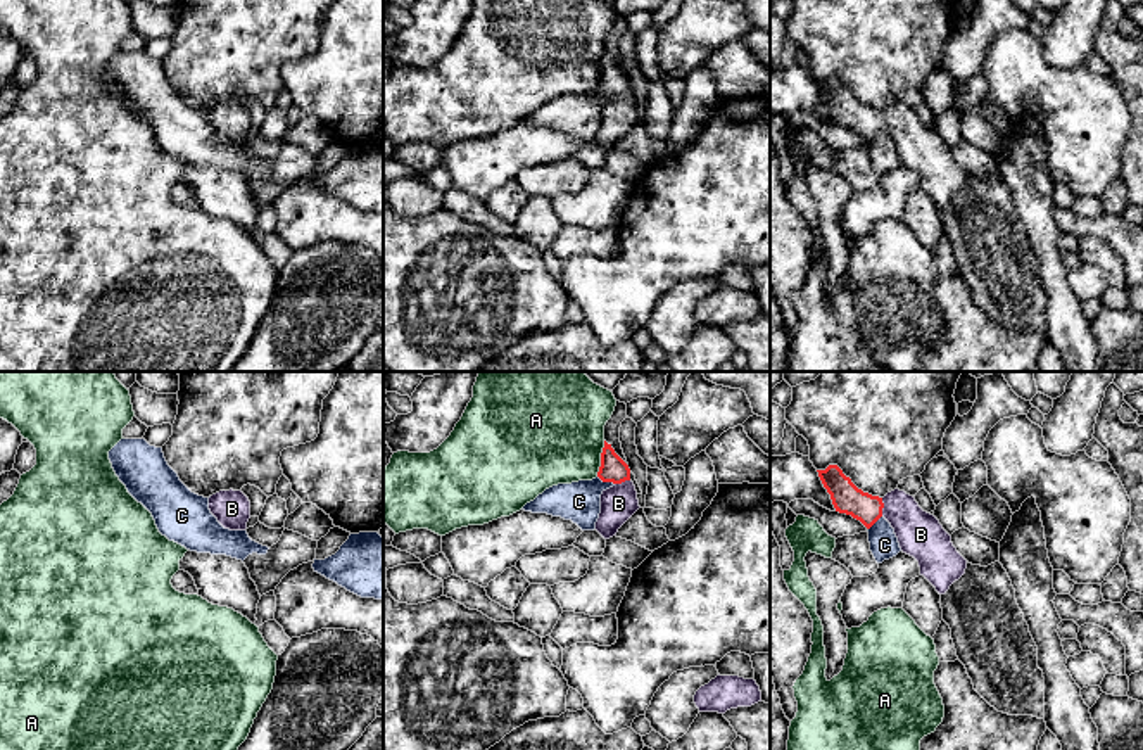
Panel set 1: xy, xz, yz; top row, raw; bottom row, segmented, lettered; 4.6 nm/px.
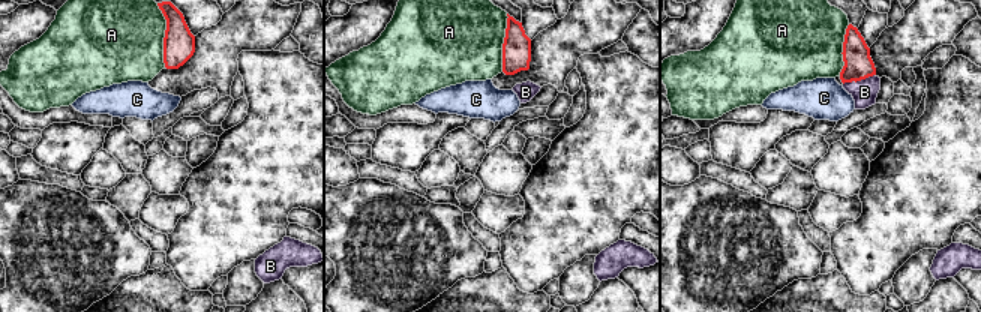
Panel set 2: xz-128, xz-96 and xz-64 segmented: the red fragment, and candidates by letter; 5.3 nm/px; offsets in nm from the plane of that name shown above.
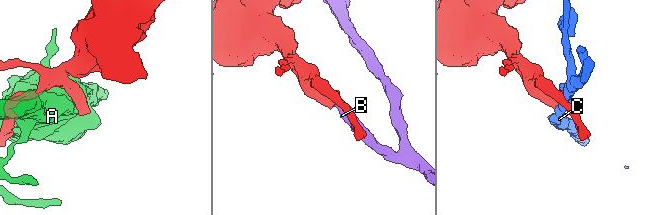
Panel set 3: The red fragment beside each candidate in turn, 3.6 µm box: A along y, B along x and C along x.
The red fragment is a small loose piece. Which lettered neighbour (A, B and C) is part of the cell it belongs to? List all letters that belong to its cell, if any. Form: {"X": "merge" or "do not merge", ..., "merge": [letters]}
{"A": "do not merge", "B": "merge", "C": "do not merge", "merge": ["B"]}

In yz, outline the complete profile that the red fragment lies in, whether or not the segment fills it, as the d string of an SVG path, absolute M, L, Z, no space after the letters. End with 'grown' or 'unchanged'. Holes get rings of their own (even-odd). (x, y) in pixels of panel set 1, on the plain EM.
M837 78L817 85L836 124L851 128L867 142L884 130L894 142L901 164L919 175L920 188L939 207L965 187L967 173L953 159L951 149L934 128L919 119L913 109L900 102L884 111L863 105Z; grown

